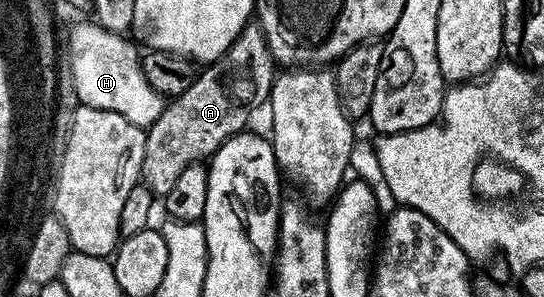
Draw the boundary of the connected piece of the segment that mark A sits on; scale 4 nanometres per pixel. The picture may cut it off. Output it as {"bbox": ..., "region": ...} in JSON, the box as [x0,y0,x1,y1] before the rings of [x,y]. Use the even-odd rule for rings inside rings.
{"bbox":[140,22,278,197],"region":[[[249,22],[232,45],[197,75],[186,94],[175,97],[146,129],[140,174],[153,197],[170,194],[174,181],[186,166],[207,161],[224,144],[249,127],[248,119],[269,103],[278,65],[270,54],[266,34],[259,23]]]}

